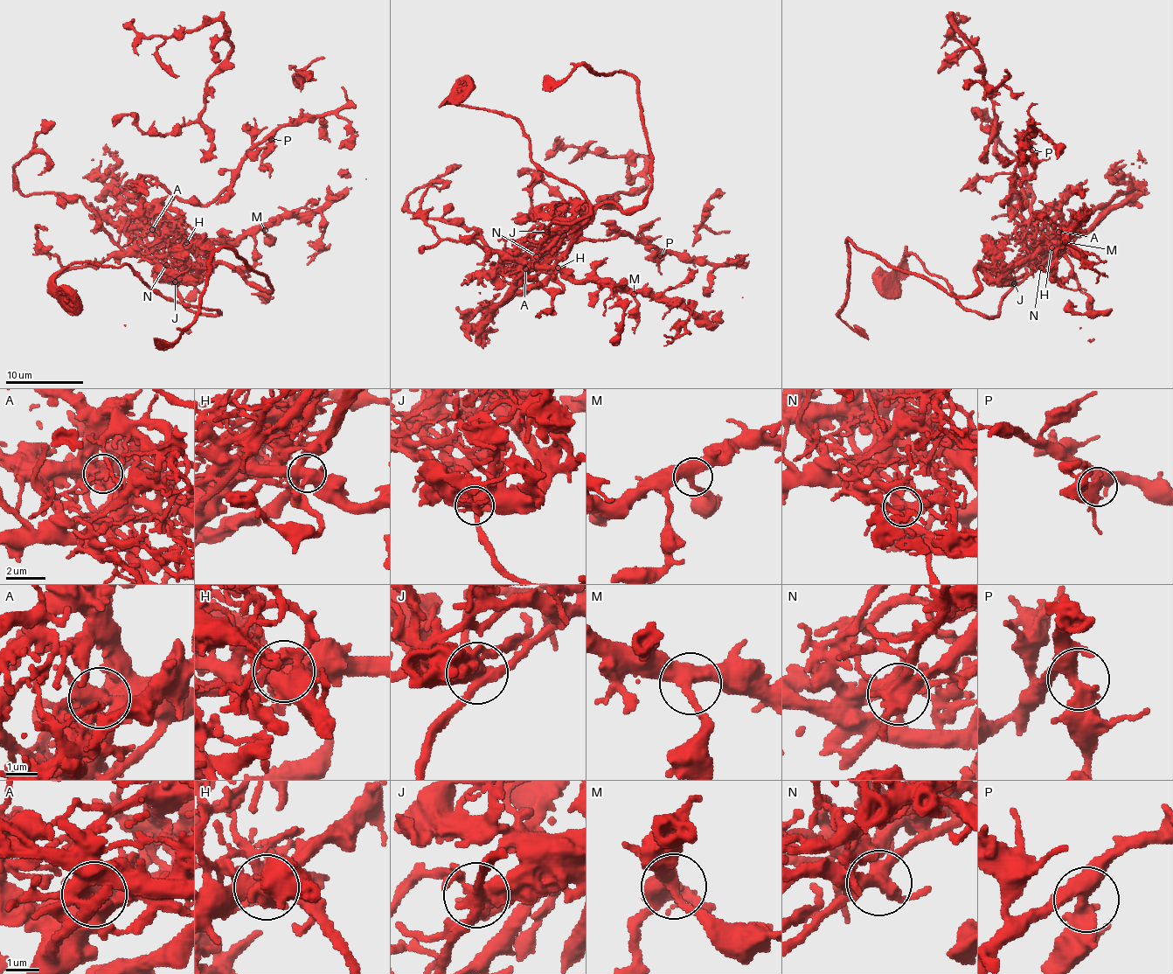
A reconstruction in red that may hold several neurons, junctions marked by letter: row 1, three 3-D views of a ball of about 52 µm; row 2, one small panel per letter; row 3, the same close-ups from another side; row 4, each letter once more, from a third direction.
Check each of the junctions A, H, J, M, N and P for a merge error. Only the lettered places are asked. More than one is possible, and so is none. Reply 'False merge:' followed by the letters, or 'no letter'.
False merge: A, H, J, N

